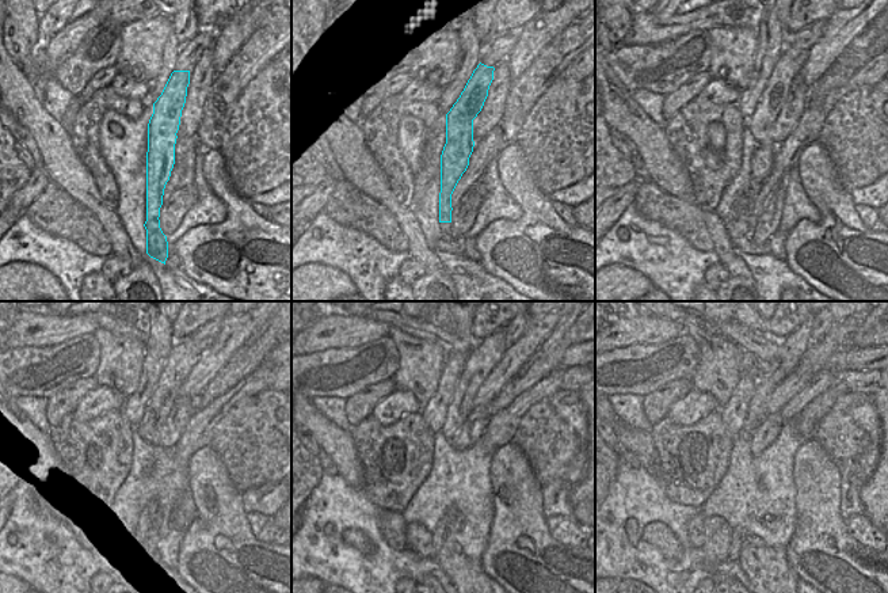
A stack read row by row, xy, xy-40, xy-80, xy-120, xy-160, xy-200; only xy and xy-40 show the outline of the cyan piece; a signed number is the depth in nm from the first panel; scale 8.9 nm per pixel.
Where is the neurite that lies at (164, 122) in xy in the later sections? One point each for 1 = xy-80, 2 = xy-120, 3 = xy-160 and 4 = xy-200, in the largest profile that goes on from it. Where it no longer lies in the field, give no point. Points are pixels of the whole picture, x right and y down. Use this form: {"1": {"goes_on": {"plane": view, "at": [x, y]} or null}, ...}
{"1": {"goes_on": {"plane": "xy-80", "at": [774, 95]}}, "2": {"goes_on": {"plane": "xy-120", "at": [185, 354]}}, "3": {"goes_on": {"plane": "xy-160", "at": [487, 353]}}, "4": {"goes_on": {"plane": "xy-200", "at": [792, 349]}}}

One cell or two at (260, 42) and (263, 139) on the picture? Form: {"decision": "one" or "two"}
{"decision": "two"}

